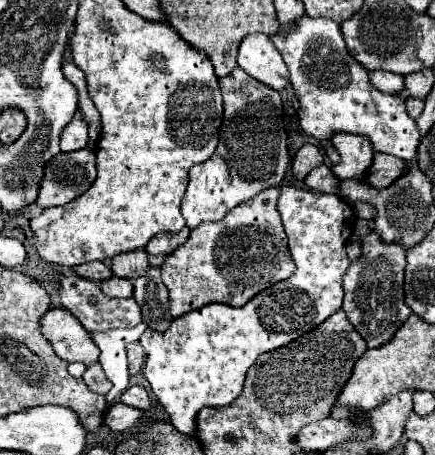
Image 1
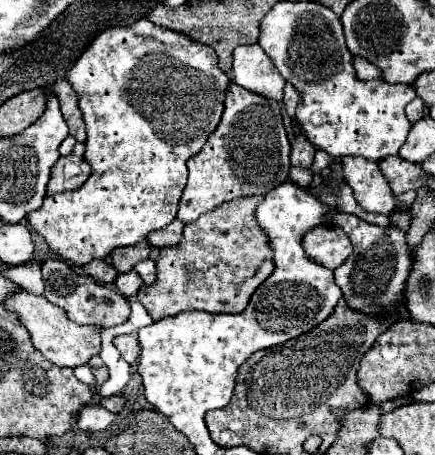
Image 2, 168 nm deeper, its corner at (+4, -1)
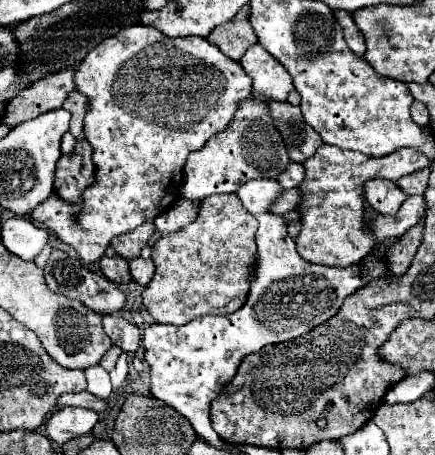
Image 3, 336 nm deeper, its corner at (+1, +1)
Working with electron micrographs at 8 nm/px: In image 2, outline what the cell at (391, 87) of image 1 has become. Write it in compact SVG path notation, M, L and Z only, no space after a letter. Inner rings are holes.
M353 55L353 67L357 71L357 77L363 79L363 81L365 79L381 79L381 71L373 63L363 59L363 57L355 57Z

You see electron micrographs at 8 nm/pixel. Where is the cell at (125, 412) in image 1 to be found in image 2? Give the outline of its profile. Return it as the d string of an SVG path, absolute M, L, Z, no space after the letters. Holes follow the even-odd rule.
M91 403L81 409L81 415L77 415L75 427L79 431L89 431L89 433L91 431L105 431L113 423L115 417L117 415L113 415L111 411L105 411L101 405Z

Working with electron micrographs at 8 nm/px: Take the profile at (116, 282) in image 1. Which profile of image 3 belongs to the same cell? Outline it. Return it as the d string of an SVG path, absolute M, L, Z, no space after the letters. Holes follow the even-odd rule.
M142 257L132 259L130 261L130 275L138 285L146 287L154 277L154 263L150 259L142 259Z

